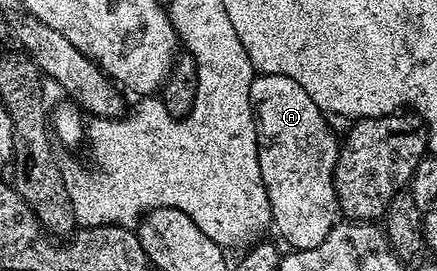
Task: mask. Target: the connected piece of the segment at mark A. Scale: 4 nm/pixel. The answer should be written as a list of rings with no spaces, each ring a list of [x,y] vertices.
[[[257,74],[251,83],[250,97],[258,137],[260,175],[270,201],[271,224],[274,229],[276,227],[289,248],[298,251],[317,248],[338,221],[336,190],[332,185],[332,177],[339,155],[339,138],[336,139],[332,133],[325,112],[312,95],[293,78],[284,74]]]

